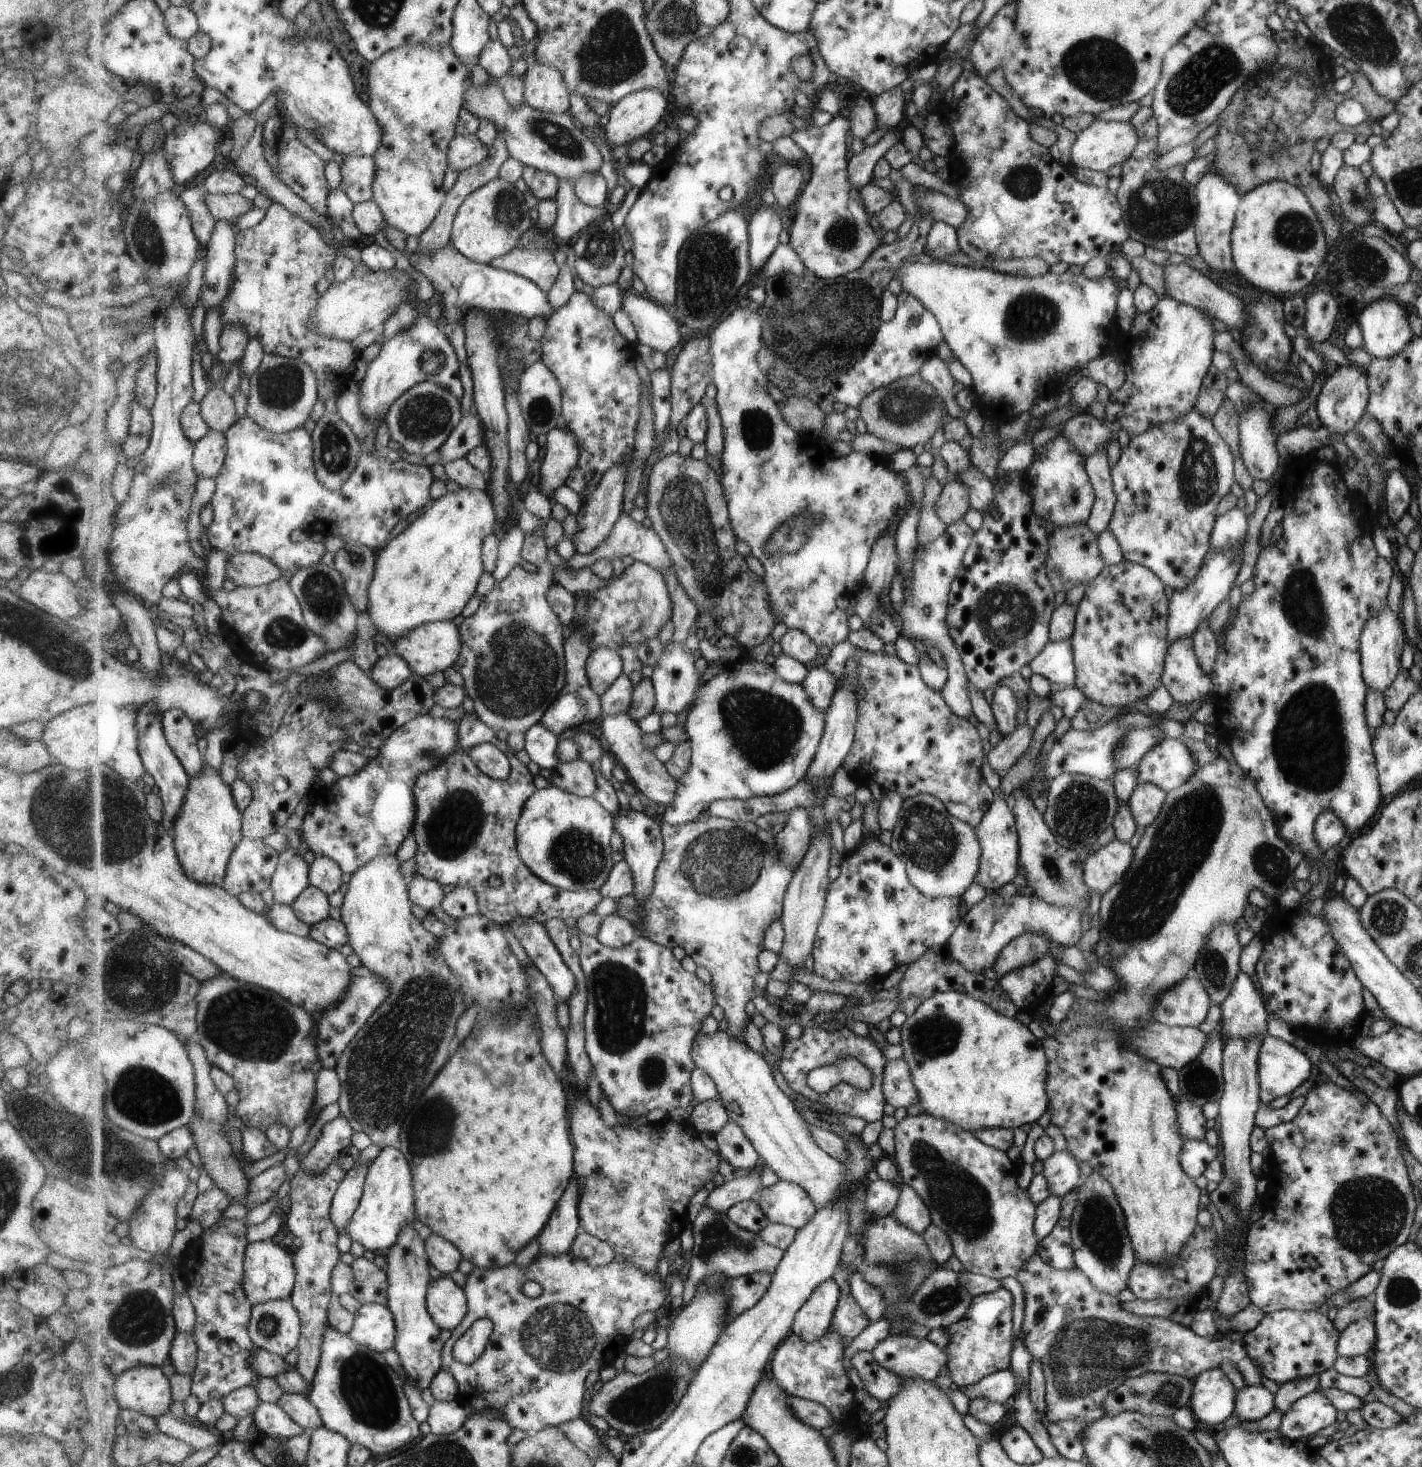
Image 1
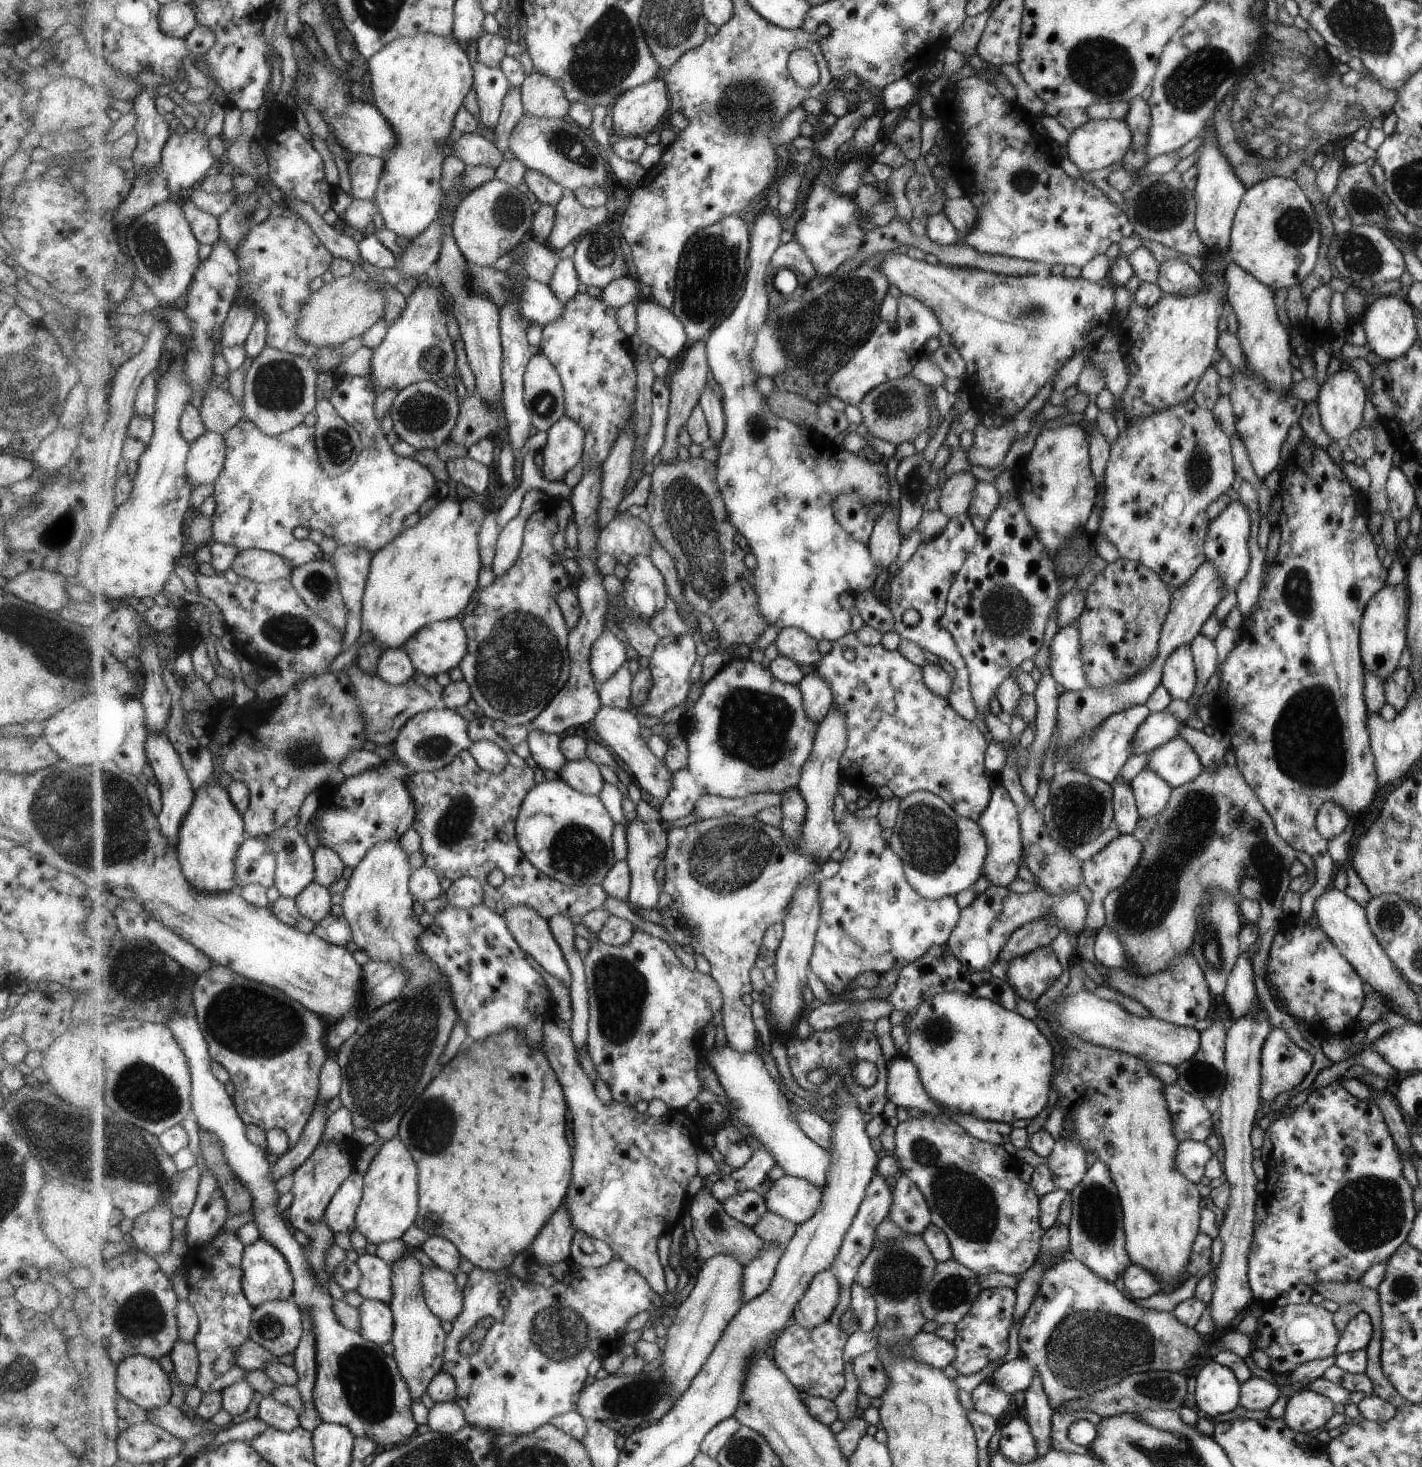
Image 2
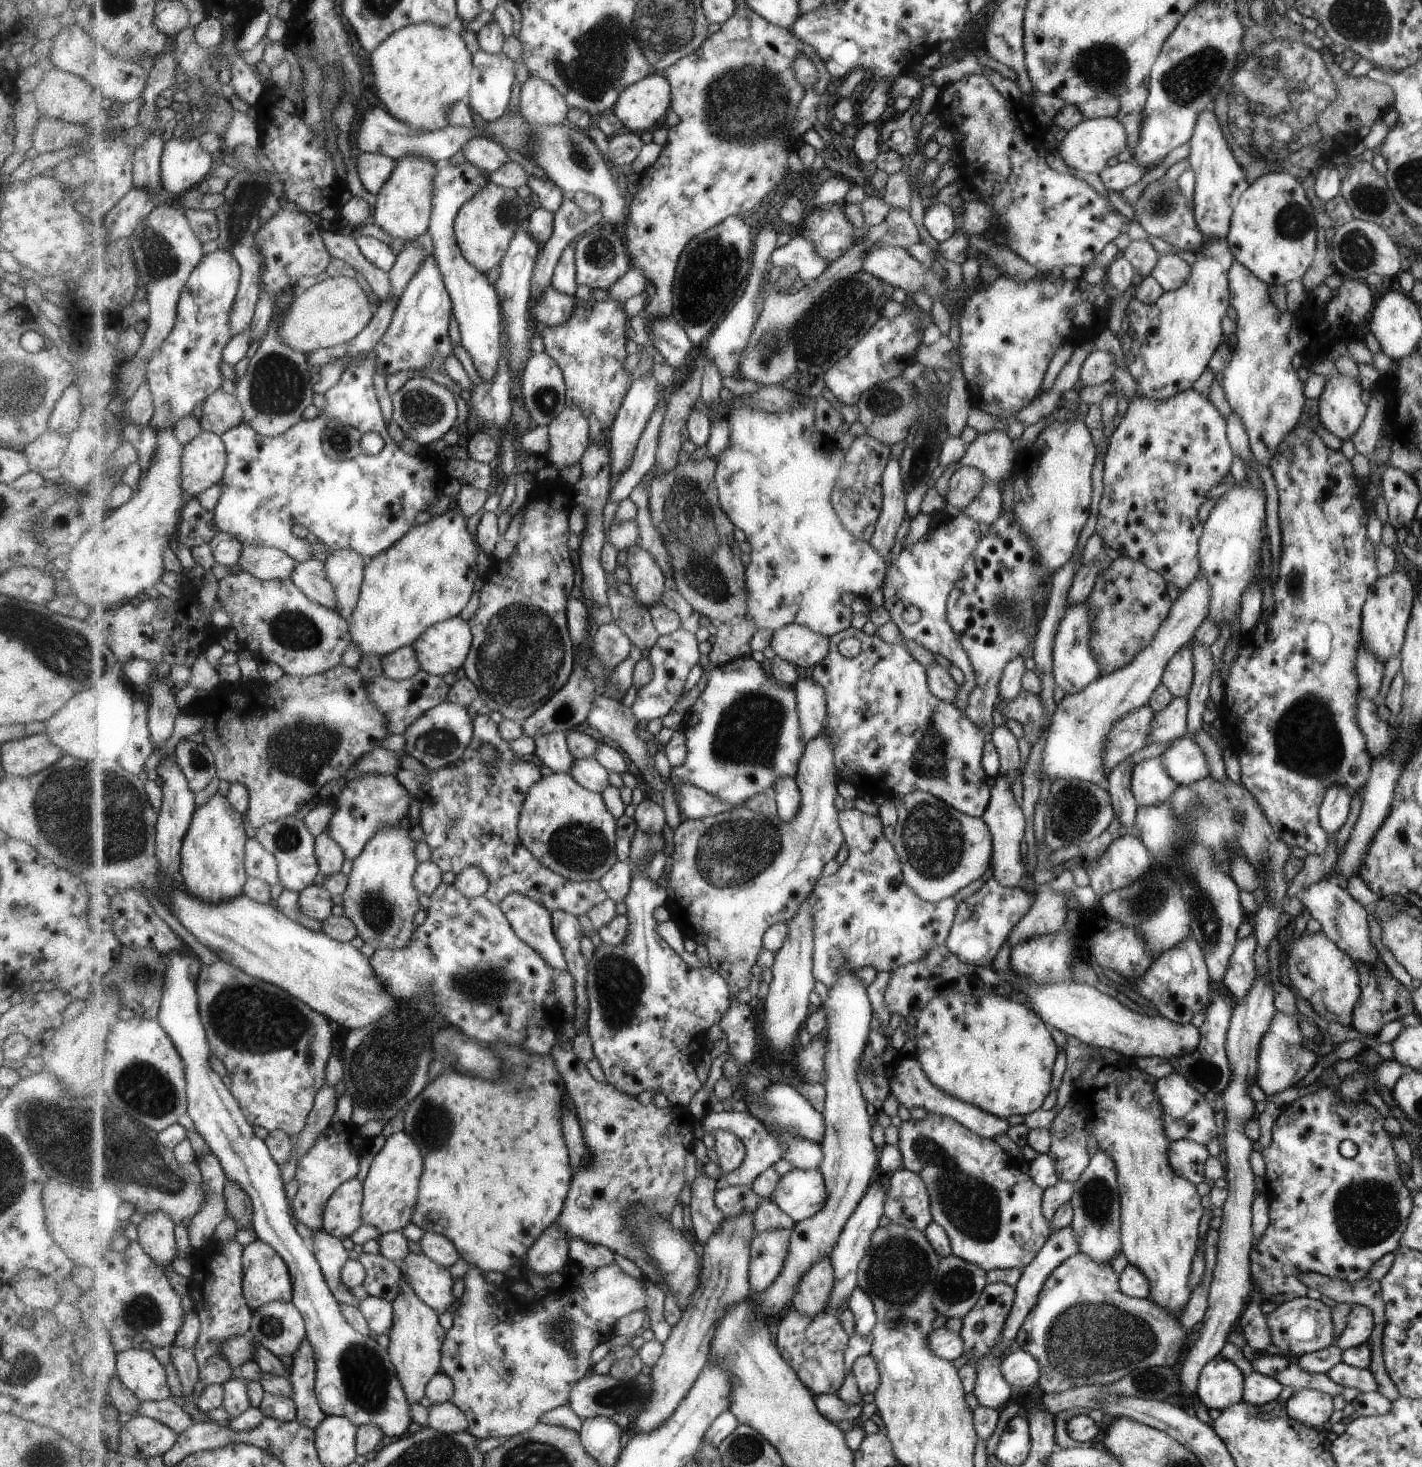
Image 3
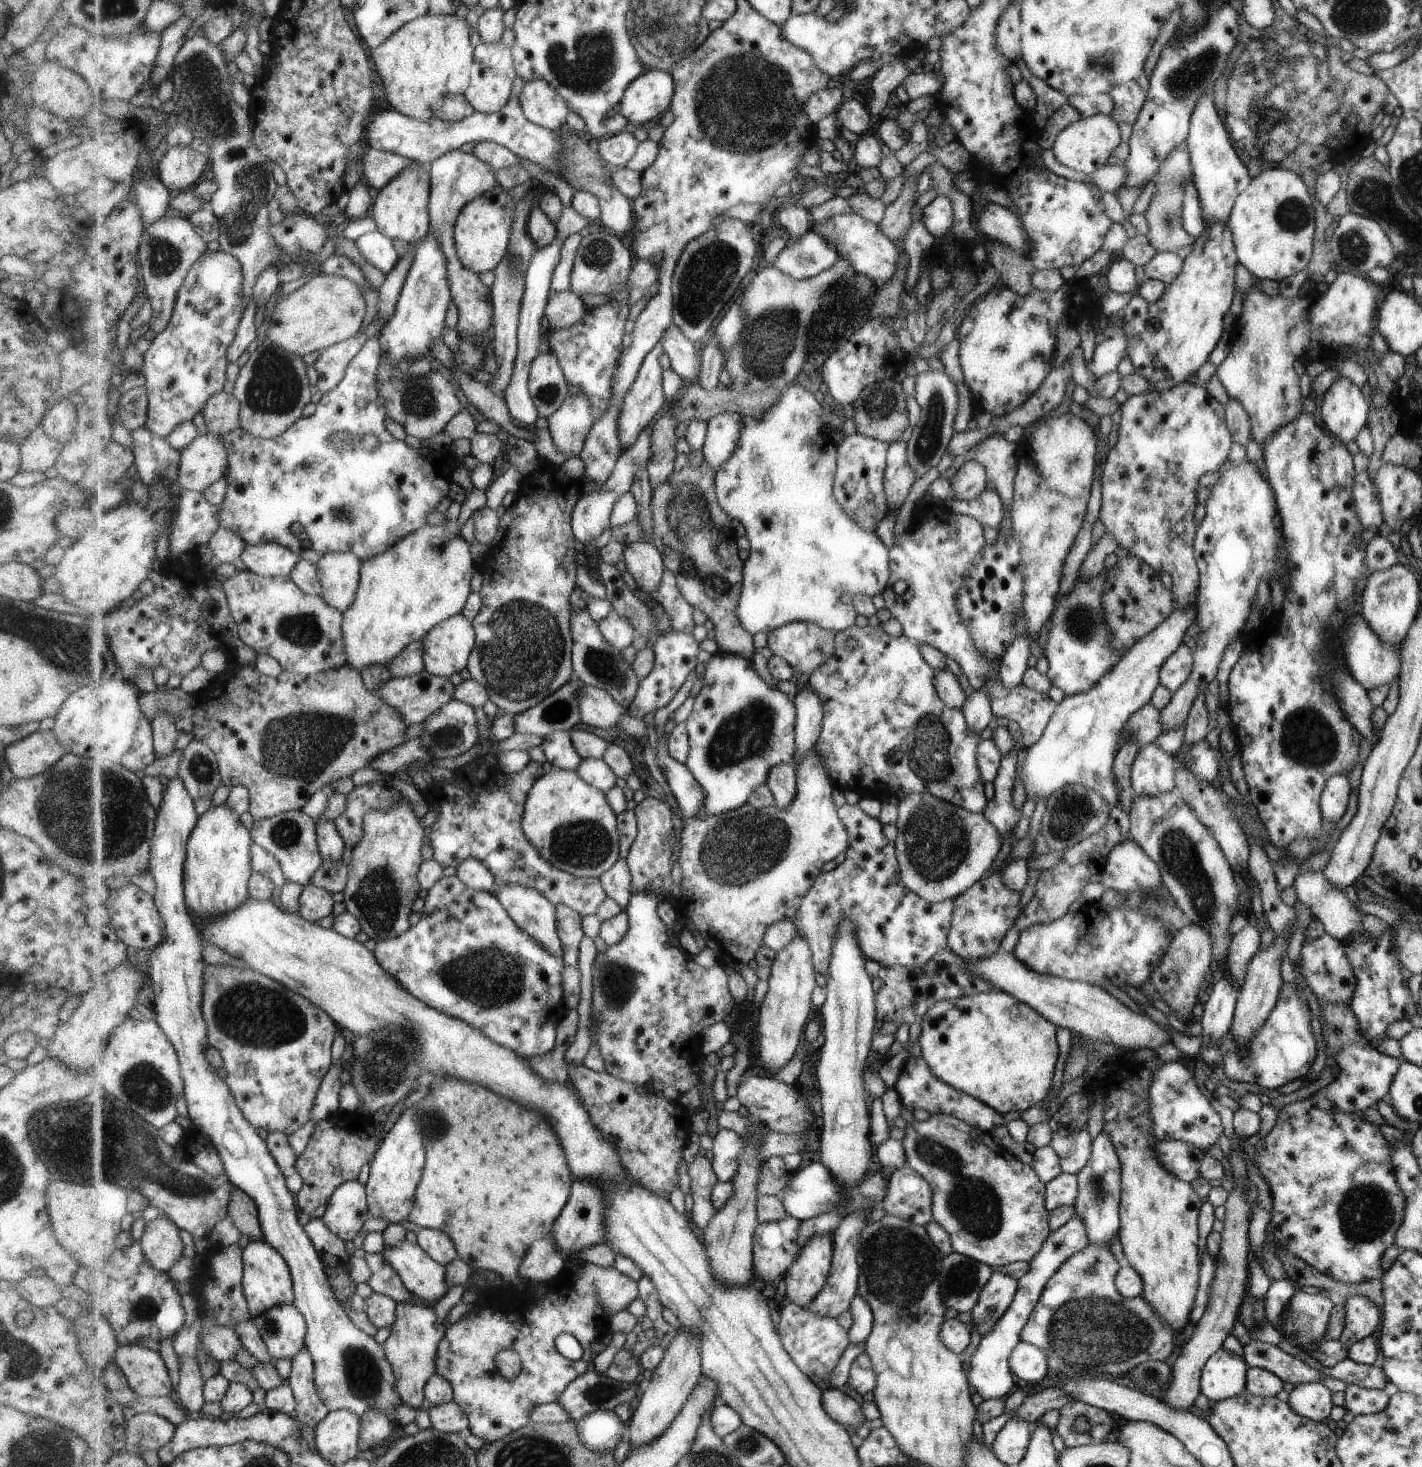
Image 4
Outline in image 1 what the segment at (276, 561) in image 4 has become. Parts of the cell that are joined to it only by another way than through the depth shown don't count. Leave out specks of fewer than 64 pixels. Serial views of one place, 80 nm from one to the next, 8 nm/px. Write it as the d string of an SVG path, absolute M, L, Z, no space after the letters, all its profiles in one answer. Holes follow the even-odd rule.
M257 553L233 555L226 569L226 578L231 580L236 588L268 585L285 575L272 559Z

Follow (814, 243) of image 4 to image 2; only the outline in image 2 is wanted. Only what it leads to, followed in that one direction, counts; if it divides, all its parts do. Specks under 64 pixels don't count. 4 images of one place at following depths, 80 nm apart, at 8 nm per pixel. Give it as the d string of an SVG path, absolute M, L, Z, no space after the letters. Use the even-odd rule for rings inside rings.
M795 238L788 243L783 243L775 251L770 266L773 268L790 268L805 278L813 278L815 274L818 274L818 270L812 260L809 260L804 247Z

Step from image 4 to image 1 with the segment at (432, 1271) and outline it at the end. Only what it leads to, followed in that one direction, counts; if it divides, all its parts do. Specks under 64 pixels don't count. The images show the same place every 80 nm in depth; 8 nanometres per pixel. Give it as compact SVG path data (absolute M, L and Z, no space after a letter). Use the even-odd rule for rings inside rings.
M449 1275L432 1280L428 1288L428 1309L441 1330L455 1330L469 1312L464 1287L457 1286Z

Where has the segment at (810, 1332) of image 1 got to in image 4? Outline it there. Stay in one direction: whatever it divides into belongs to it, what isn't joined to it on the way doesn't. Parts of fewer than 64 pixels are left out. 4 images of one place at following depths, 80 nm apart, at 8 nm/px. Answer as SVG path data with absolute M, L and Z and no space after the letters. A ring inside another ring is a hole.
M834 1234L810 1239L782 1277L781 1282L785 1282L787 1291L787 1301L802 1307L811 1305L828 1284L833 1255Z

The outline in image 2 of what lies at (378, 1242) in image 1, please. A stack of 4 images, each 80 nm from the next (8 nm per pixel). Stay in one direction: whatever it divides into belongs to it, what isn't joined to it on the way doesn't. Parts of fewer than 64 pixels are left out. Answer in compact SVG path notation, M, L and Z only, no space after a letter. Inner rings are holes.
M399 1137L388 1140L379 1149L372 1159L364 1175L364 1197L356 1214L356 1230L361 1233L367 1242L379 1246L388 1240L401 1238L420 1216L420 1190L418 1176L420 1170L407 1144Z

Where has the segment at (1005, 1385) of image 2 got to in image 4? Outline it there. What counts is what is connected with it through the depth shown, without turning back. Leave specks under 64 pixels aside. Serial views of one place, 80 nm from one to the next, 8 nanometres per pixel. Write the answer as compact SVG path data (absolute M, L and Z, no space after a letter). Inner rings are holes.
M1020 1341L1008 1356L1009 1370L1017 1380L1038 1384L1046 1376L1046 1356L1035 1345Z

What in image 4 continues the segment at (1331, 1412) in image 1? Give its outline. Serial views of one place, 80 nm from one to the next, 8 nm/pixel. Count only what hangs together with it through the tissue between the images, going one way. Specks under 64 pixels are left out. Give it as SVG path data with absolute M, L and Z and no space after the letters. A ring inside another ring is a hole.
M1321 1383L1295 1385L1286 1401L1295 1414L1315 1422L1325 1420L1331 1410L1331 1392Z

